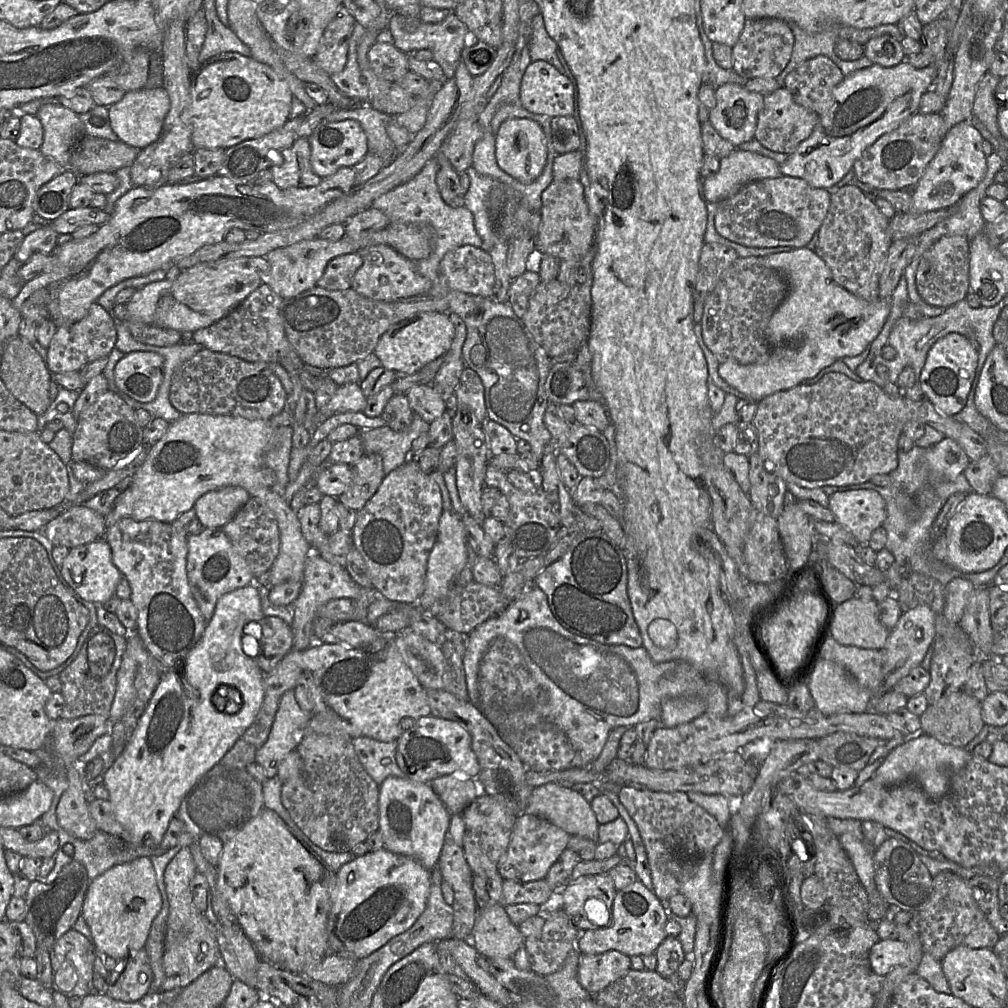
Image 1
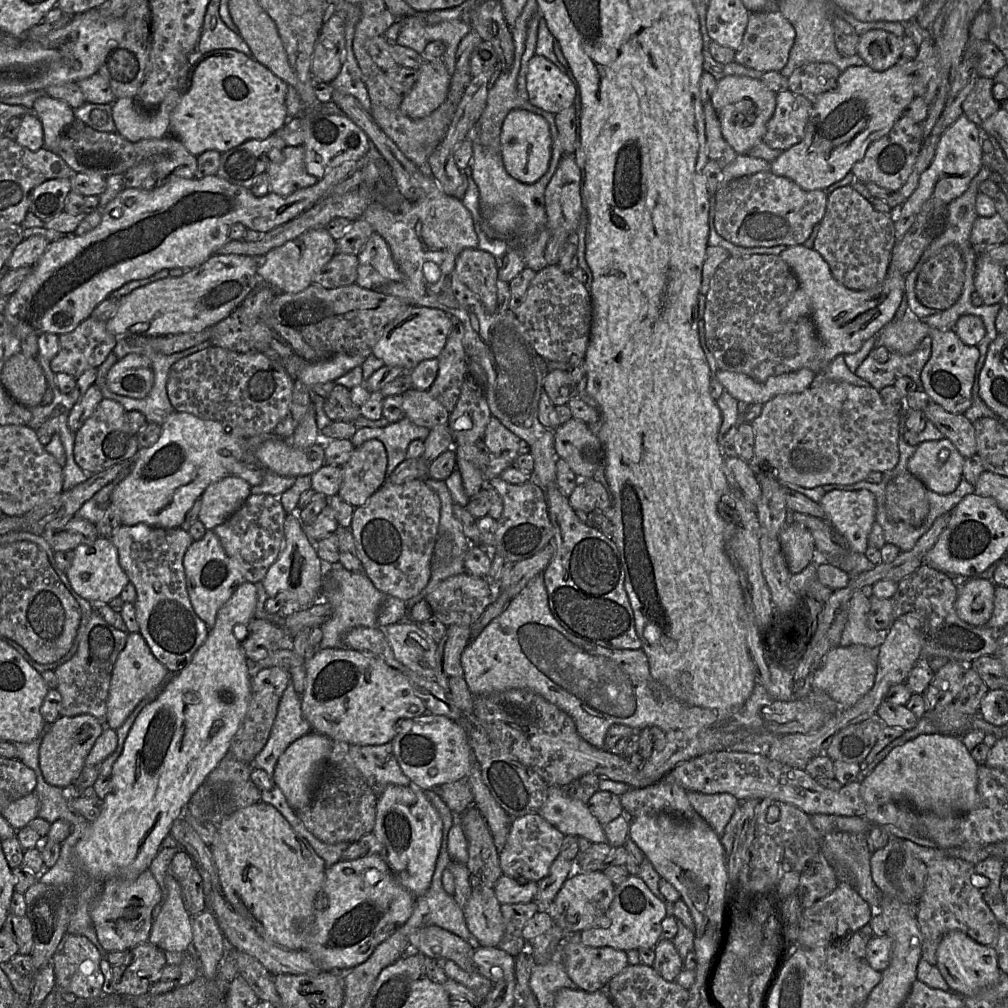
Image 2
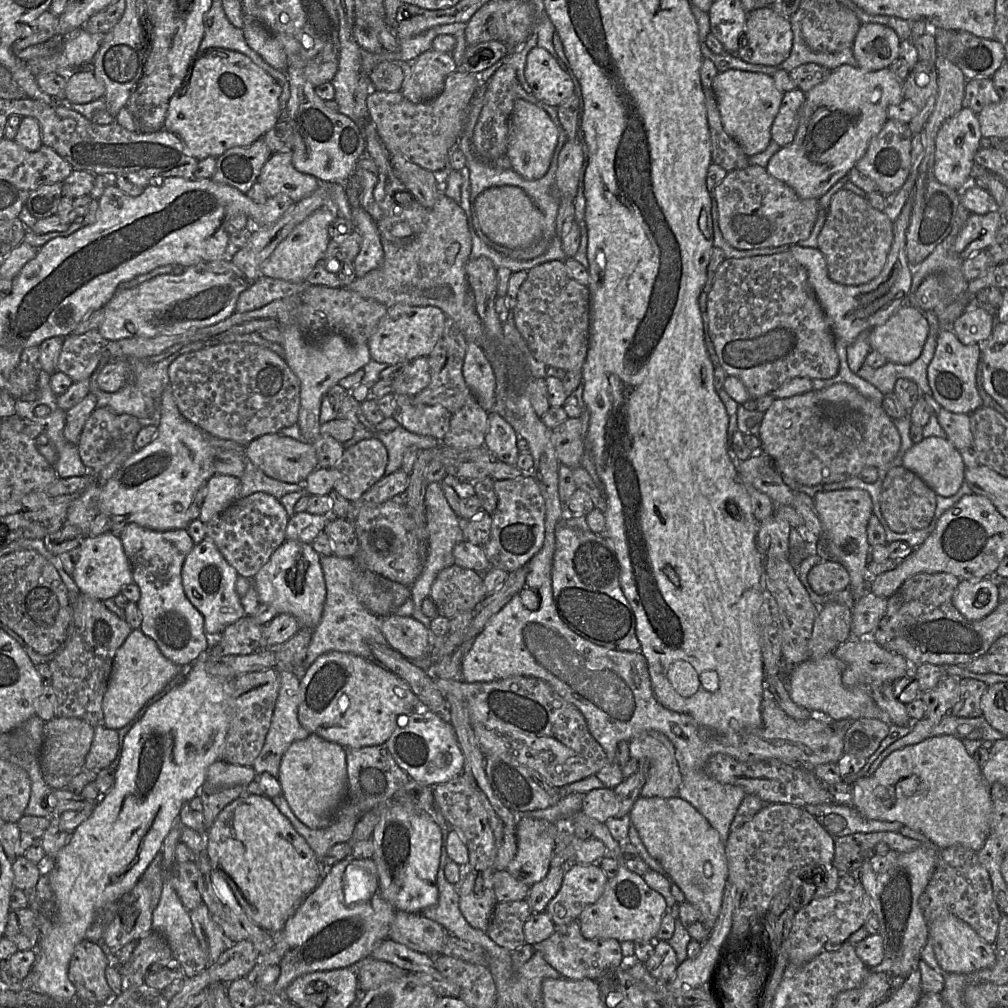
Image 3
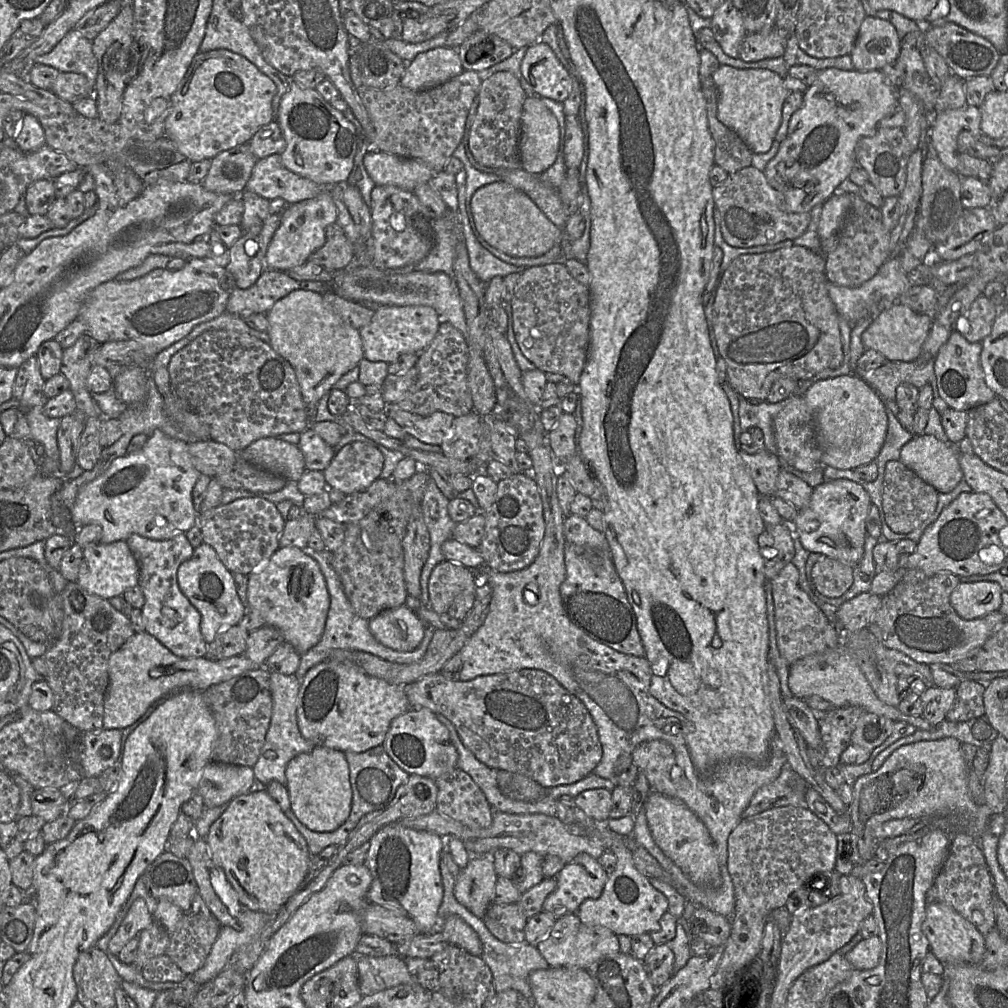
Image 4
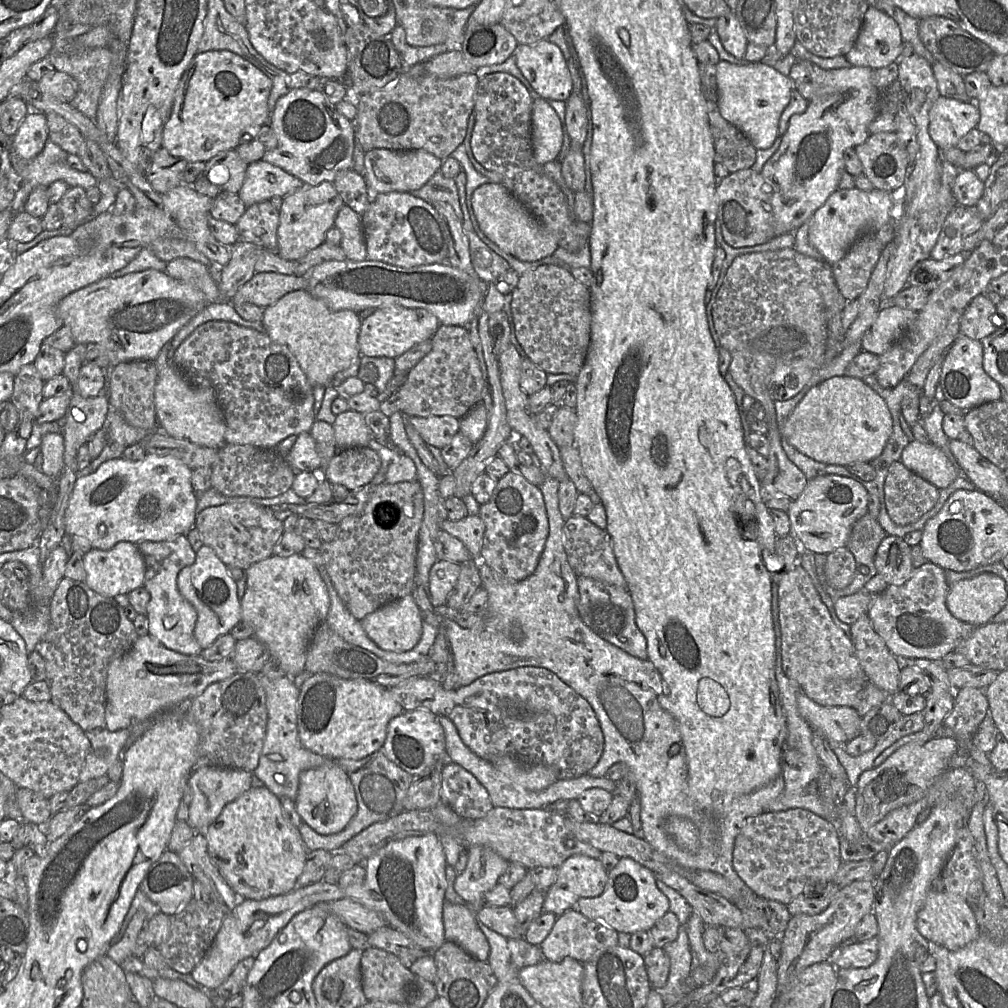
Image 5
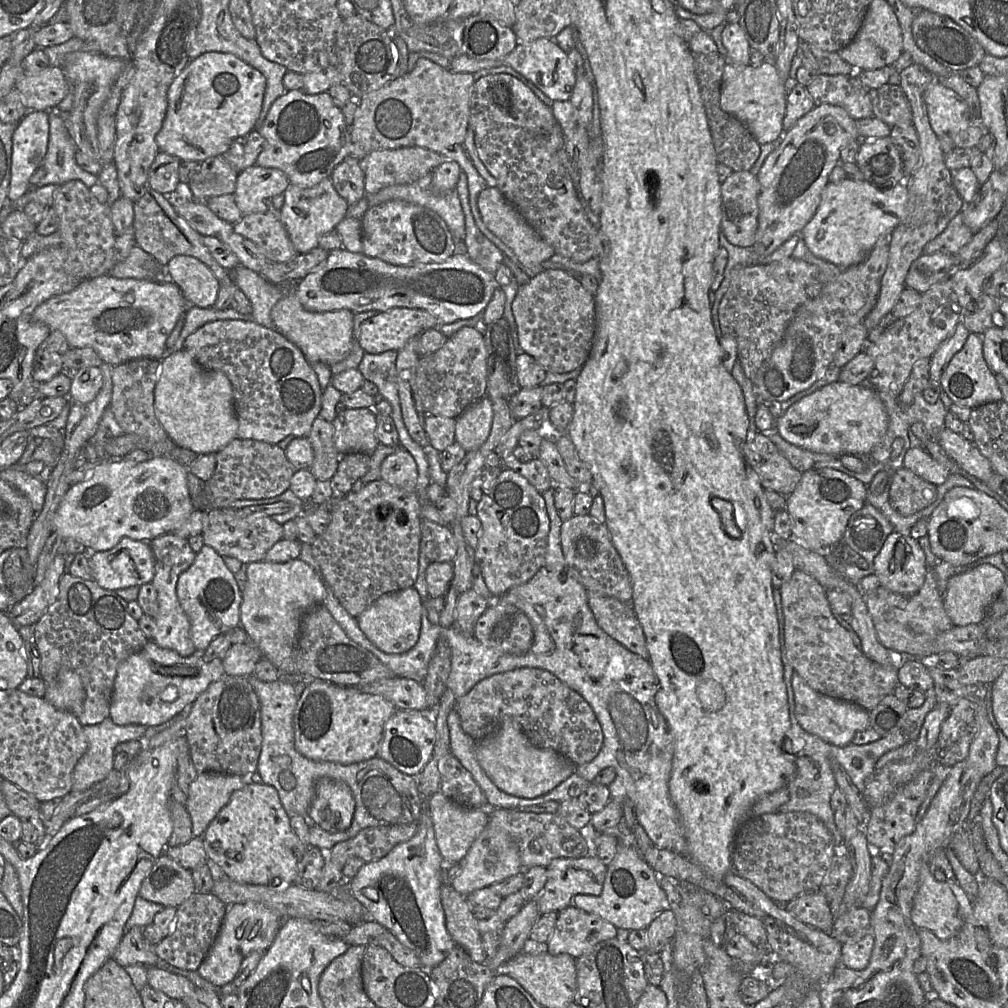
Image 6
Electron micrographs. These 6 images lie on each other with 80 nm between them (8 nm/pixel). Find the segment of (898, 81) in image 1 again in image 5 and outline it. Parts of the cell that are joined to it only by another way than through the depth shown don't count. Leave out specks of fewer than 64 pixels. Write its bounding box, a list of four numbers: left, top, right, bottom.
[761,60,881,235]

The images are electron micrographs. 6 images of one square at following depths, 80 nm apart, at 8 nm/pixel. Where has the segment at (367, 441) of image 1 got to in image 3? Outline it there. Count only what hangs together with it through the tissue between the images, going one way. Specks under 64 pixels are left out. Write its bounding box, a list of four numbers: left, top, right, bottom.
[342,425,441,476]

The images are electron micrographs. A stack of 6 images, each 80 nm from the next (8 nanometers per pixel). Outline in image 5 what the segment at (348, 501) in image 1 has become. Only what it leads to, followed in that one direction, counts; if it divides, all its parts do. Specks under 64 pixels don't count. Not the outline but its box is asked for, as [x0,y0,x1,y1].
[319,447,380,491]

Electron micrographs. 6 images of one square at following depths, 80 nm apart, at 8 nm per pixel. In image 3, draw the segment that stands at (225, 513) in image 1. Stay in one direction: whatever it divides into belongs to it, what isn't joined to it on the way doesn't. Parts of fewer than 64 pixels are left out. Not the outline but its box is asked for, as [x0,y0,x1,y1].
[198,474,240,523]

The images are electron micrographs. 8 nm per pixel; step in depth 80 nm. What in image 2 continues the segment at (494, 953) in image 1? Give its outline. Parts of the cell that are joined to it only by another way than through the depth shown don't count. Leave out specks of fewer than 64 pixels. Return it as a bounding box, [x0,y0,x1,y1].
[463,888,505,947]

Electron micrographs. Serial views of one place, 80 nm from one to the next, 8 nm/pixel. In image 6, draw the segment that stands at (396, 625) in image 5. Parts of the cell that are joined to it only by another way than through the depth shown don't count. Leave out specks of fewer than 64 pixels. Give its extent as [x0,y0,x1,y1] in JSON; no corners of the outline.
[358,587,423,654]

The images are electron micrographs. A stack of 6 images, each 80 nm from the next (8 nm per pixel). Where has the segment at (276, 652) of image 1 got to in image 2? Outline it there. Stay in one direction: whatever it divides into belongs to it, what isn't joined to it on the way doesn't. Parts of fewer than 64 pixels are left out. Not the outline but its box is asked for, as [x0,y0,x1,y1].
[240,618,292,662]

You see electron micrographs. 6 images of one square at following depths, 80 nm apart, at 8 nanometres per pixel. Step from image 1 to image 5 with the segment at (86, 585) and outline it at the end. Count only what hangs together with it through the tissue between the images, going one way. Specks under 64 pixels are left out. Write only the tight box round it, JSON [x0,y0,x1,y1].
[84,541,145,598]

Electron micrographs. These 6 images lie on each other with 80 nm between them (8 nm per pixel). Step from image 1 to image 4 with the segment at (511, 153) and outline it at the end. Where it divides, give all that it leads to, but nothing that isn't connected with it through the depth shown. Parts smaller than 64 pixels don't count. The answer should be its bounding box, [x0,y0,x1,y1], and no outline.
[519,97,560,174]

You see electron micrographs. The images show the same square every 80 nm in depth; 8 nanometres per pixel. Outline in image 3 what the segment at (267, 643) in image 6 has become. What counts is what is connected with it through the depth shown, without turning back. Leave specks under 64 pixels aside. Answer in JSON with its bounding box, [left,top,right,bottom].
[253,540,326,629]

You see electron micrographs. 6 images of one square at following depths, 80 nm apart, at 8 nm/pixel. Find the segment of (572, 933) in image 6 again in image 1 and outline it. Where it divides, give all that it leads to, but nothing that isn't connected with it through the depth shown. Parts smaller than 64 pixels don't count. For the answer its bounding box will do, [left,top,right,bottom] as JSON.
[578,950,631,995]

